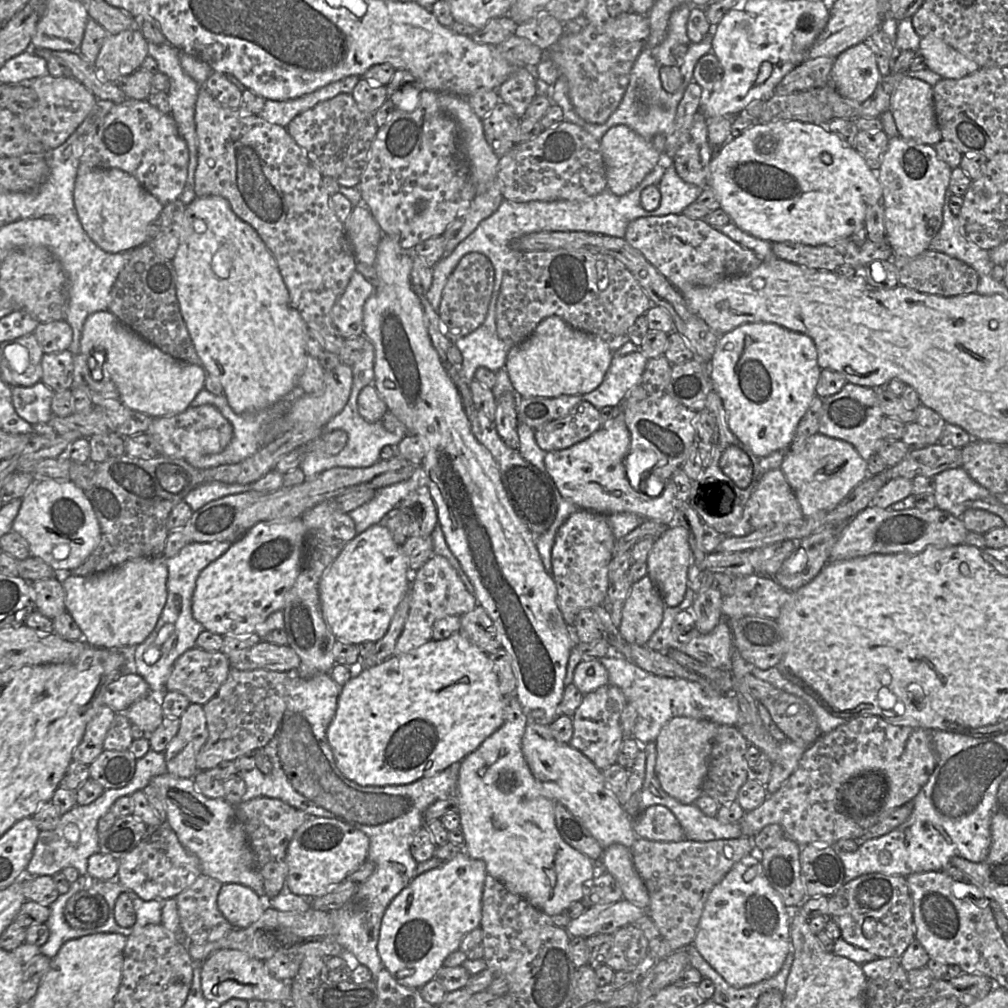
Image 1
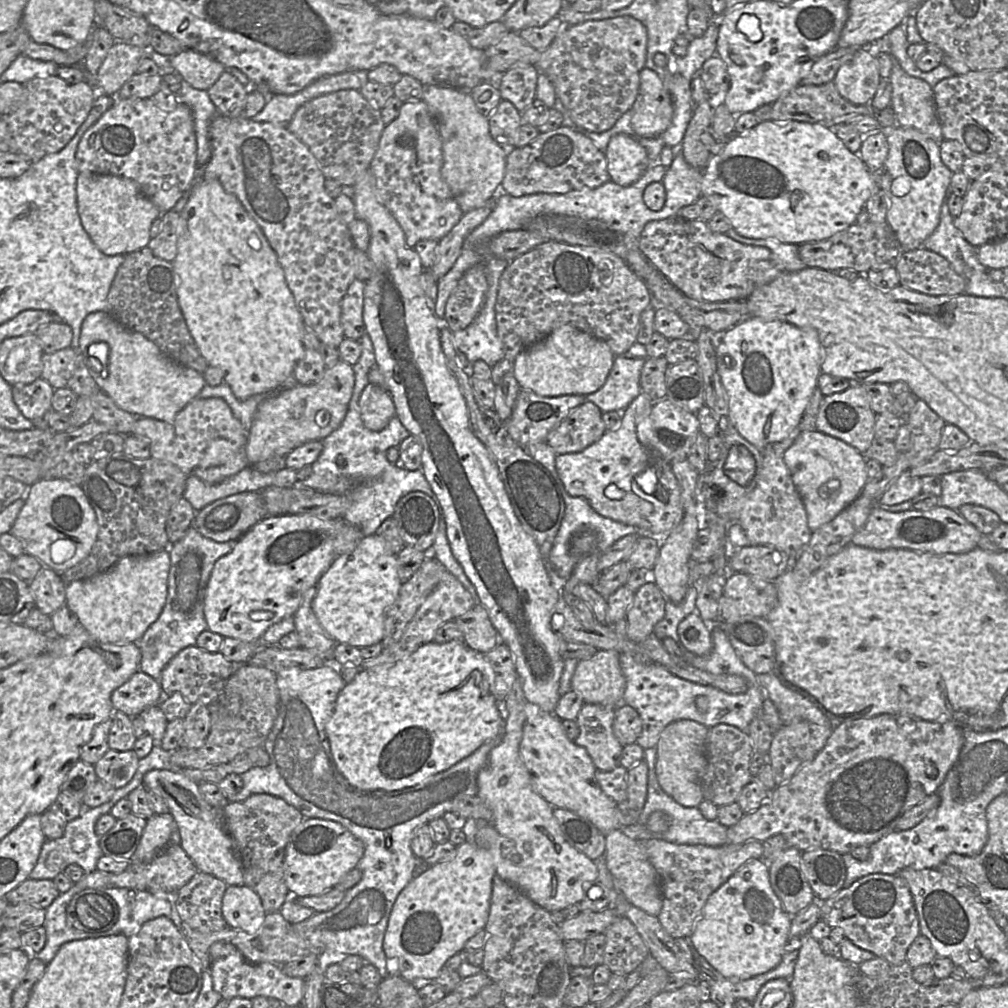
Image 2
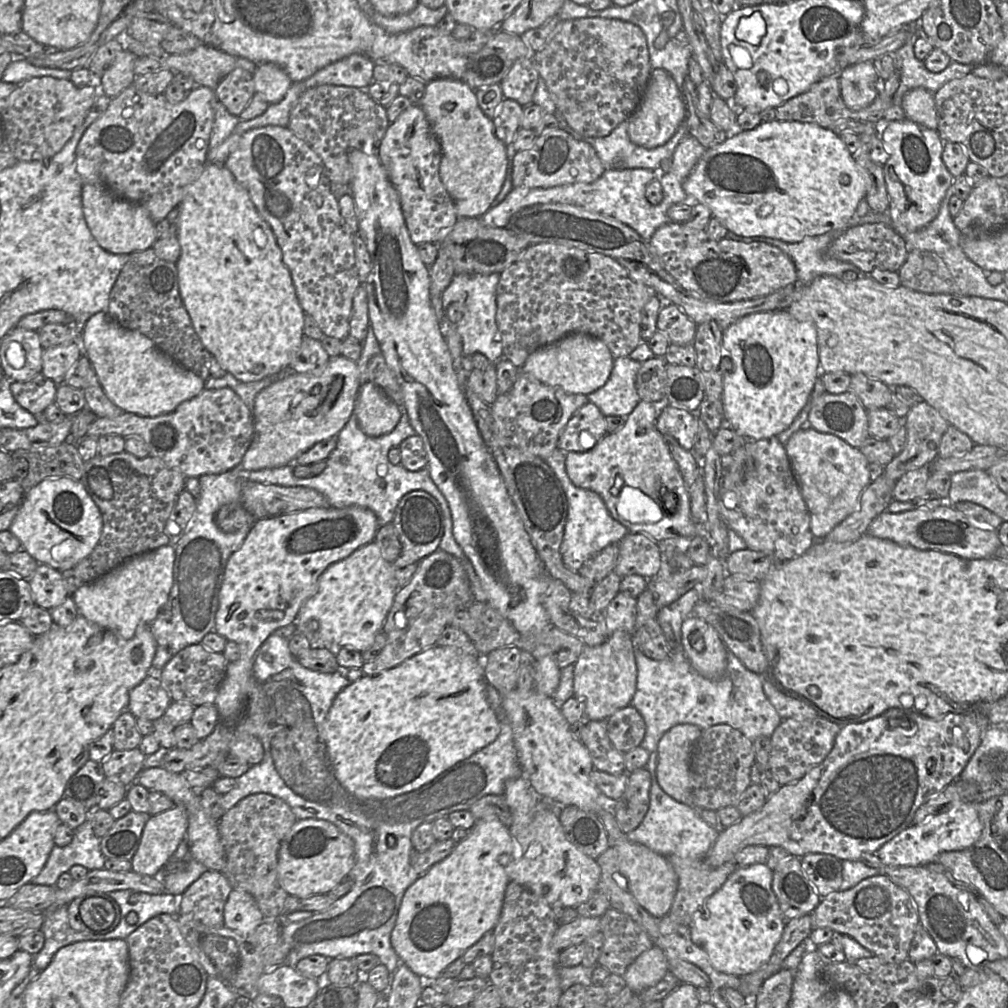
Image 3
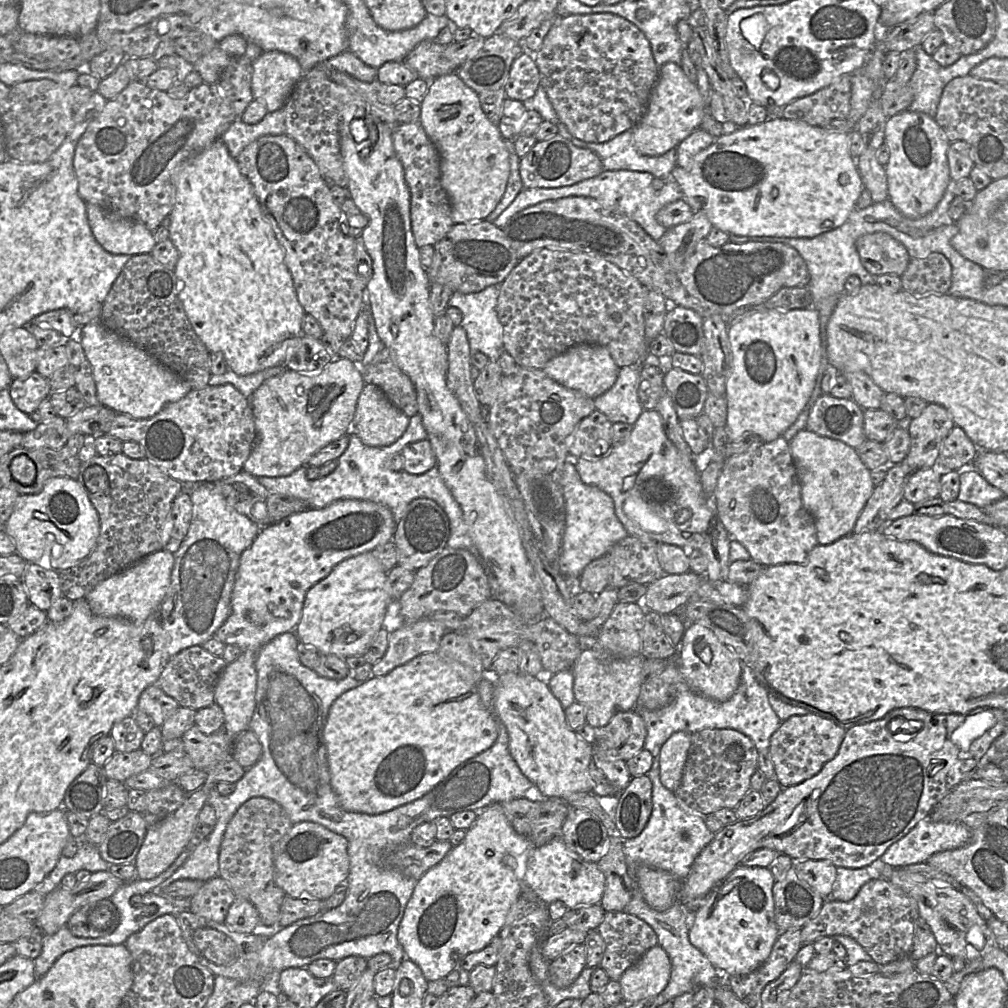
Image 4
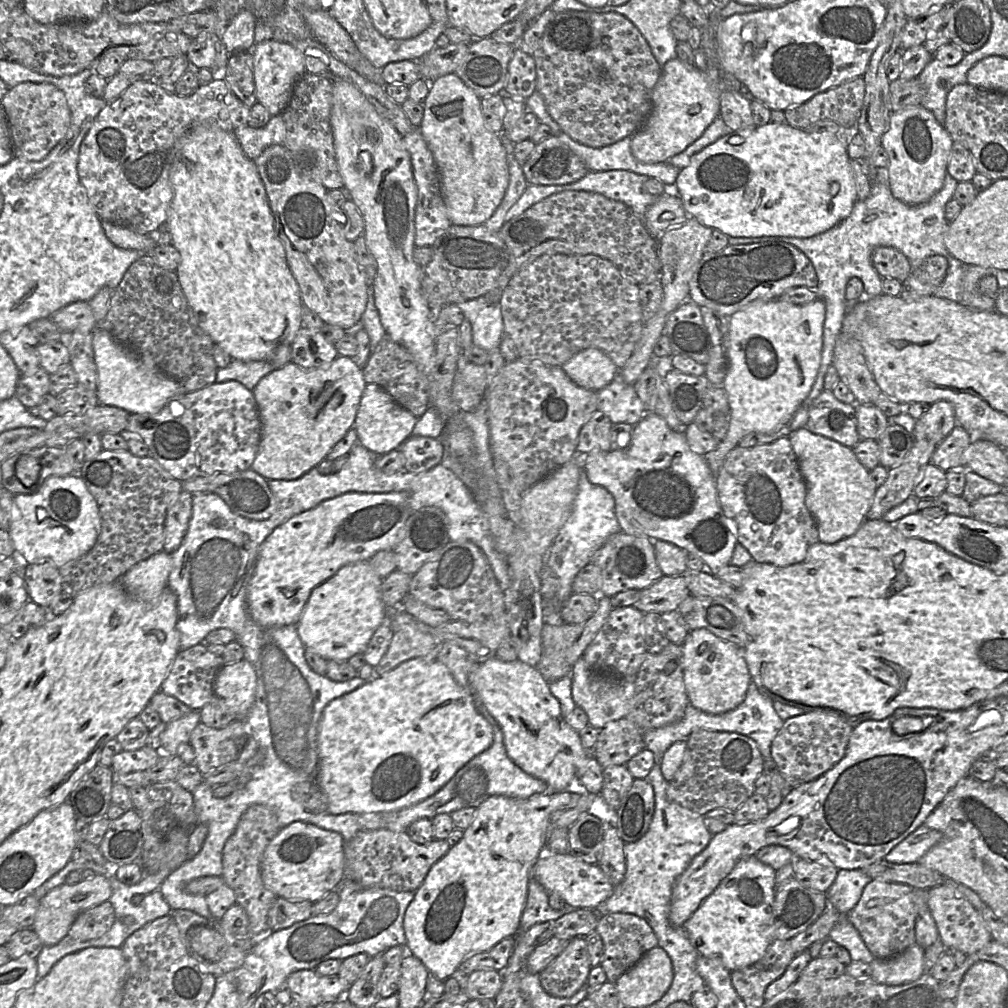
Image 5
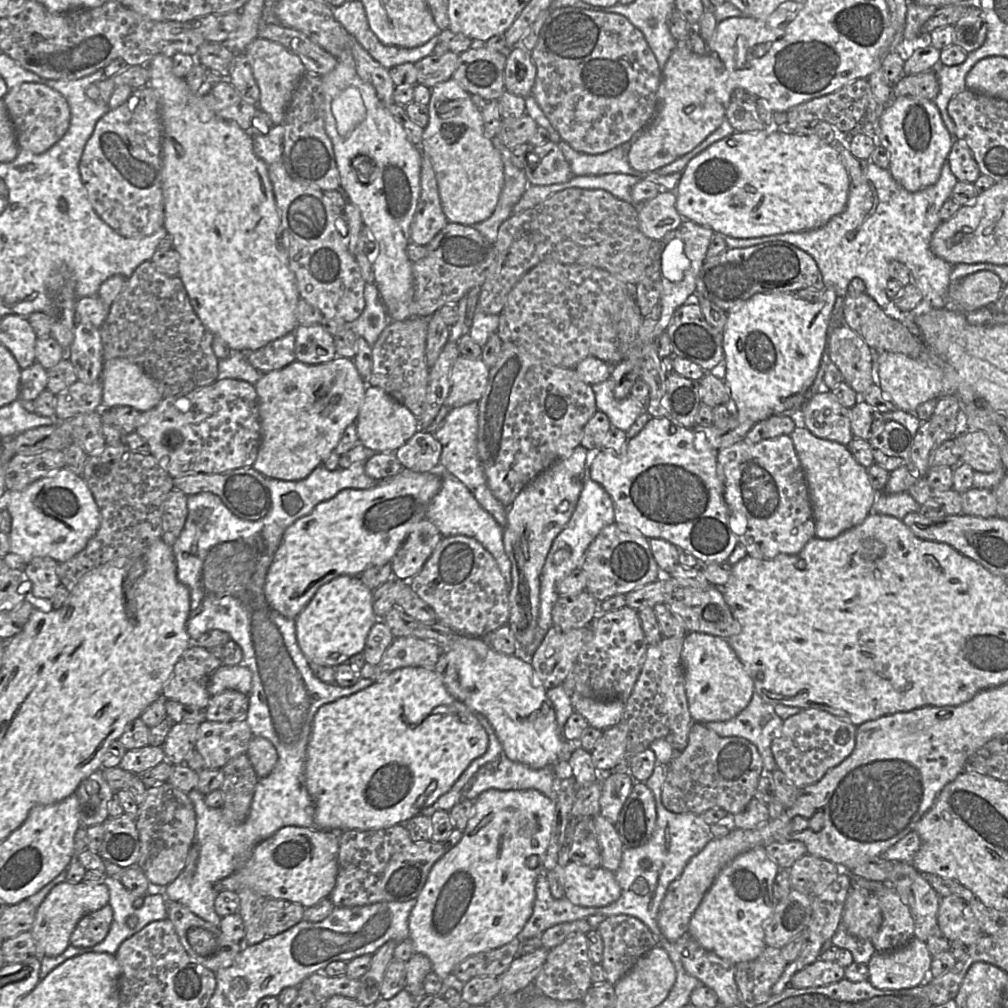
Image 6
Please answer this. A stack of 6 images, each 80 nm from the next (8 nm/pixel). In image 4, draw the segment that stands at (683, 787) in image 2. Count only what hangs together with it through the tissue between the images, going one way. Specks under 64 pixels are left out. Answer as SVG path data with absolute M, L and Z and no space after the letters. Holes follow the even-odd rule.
M679 731L663 744L659 754L659 771L662 785L674 792L680 785L693 733Z

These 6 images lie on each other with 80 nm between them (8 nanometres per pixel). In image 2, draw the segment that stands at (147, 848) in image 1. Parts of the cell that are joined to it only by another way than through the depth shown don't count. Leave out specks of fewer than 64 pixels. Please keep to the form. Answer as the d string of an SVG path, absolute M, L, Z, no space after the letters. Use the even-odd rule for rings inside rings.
M169 844L151 862L130 864L130 869L146 880L146 891L152 894L177 893L198 872L179 844Z

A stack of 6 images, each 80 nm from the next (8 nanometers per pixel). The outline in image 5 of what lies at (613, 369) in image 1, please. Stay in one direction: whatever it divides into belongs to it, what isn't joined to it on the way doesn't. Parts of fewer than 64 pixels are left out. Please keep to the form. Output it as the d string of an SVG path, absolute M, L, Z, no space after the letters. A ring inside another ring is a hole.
M618 374L603 389L596 392L597 409L603 412L612 424L636 425L644 416L644 406L634 384L626 383Z

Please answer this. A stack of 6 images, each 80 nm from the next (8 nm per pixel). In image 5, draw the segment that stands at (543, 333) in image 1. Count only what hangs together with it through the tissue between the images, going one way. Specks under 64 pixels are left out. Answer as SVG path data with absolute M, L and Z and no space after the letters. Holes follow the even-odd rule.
M597 348L578 352L561 368L576 385L594 392L610 384L619 371L612 360Z

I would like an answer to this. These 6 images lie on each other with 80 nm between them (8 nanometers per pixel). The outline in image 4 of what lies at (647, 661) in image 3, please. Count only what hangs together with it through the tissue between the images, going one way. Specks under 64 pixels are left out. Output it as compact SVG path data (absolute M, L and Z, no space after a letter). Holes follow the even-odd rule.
M742 664L741 681L734 695L725 702L717 702L691 691L689 688L680 692L667 706L658 710L641 710L647 734L644 748L656 760L663 744L669 737L679 731L695 733L702 729L730 728L741 732L752 740L758 751L769 750L773 733L779 728L782 721L769 703L769 693L757 681L753 669Z

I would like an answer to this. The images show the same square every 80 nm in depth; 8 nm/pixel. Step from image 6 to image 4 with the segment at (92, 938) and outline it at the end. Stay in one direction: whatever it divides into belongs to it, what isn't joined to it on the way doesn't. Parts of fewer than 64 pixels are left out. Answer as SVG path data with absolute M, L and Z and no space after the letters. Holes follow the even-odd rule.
M111 899L89 902L76 910L67 926L77 937L95 938L111 934L120 922L120 914Z

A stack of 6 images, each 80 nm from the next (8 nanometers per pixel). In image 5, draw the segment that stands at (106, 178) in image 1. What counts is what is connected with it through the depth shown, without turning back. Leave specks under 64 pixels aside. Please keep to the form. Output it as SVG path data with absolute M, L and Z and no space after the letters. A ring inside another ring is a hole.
M102 220L102 227L109 240L117 247L150 252L158 245L153 234L139 233L132 228Z

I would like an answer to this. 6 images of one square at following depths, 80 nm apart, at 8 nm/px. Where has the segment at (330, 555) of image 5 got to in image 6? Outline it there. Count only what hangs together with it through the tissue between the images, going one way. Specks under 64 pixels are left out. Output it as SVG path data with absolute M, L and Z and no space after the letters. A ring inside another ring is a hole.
M402 469L371 489L345 489L332 499L319 503L311 513L295 521L283 535L268 569L264 594L269 605L282 616L295 619L317 590L341 576L360 576L367 568L391 563L412 528L426 518L426 510L441 488L436 470L424 473Z

